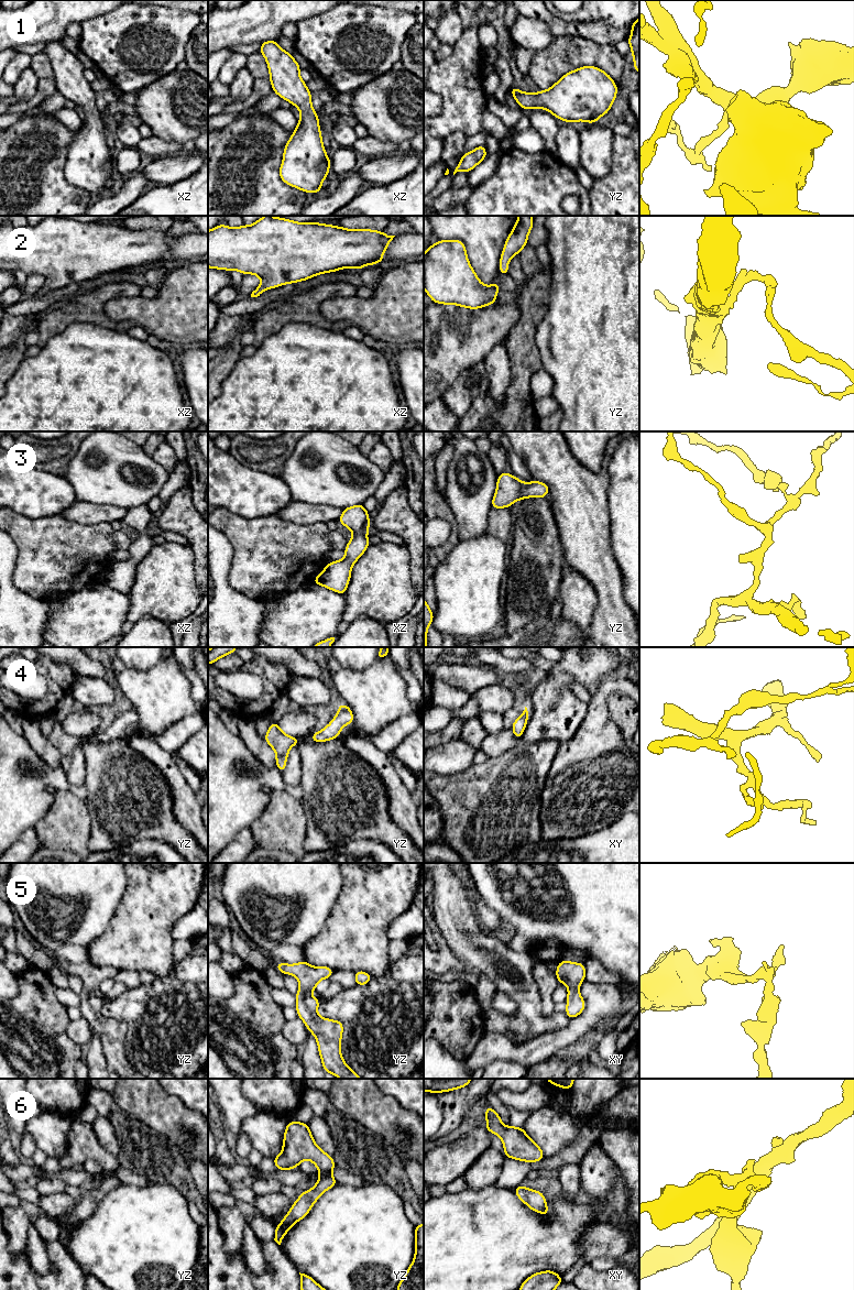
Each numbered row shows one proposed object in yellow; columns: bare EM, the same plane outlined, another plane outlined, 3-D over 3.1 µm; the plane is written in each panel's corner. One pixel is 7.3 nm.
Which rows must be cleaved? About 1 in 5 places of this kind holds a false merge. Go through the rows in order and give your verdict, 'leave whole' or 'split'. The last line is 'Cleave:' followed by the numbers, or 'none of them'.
1: leave whole
2: leave whole
3: leave whole
4: leave whole
5: leave whole
6: leave whole
Cleave: none of them

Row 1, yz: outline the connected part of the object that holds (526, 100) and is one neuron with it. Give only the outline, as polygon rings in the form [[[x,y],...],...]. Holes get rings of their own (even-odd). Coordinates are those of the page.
[[[582,66],[563,75],[552,87],[537,94],[521,92],[518,88],[510,88],[514,99],[522,109],[540,108],[550,111],[556,119],[569,122],[587,121],[595,123],[598,119],[611,109],[616,98],[617,86],[609,74],[595,66]]]

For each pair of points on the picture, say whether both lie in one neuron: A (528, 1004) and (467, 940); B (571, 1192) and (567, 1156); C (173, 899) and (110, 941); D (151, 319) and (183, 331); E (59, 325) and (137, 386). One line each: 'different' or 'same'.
A: same
B: different
C: same
D: same
E: different

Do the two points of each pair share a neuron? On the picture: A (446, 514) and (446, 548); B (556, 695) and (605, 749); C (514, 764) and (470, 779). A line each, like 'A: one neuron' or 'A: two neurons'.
A: one neuron
B: two neurons
C: one neuron

